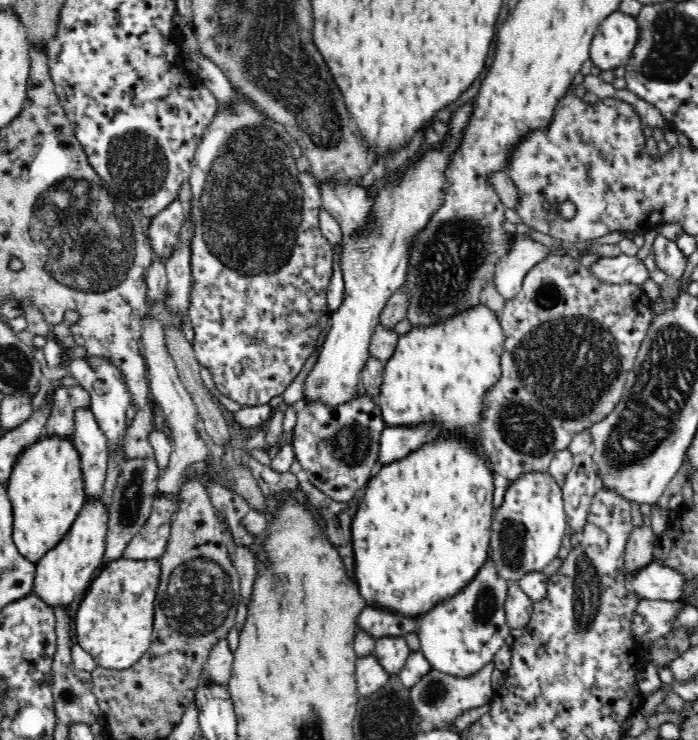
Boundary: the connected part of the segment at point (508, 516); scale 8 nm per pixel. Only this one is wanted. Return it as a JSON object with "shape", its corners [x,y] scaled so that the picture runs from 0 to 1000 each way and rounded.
{"shape":[[[788,636],[752,638],[731,650],[718,684],[709,689],[702,722],[702,754],[719,780],[741,785],[756,772],[777,772],[794,757],[811,722],[807,678],[805,658]]]}

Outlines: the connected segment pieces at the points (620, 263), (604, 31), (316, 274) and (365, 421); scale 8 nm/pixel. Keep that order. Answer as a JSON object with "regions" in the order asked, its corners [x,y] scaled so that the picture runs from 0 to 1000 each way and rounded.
{"regions":[[[[894,343],[883,349],[860,347],[841,361],[844,373],[862,384],[911,384],[920,386],[928,377],[928,366],[921,354],[910,346]]],[[[883,12],[860,28],[847,54],[844,78],[862,96],[895,89],[917,51],[917,34],[910,22]]],[[[342,132],[344,141],[325,154],[322,146],[312,146],[312,154],[295,178],[289,181],[289,189],[284,195],[278,214],[278,224],[271,238],[275,250],[275,285],[272,295],[279,301],[278,322],[275,322],[275,355],[274,355],[274,391],[271,395],[269,420],[275,439],[278,441],[278,454],[274,457],[279,482],[289,497],[301,503],[304,516],[318,535],[330,538],[332,543],[340,543],[345,549],[370,549],[385,545],[393,535],[407,530],[407,526],[418,516],[420,511],[430,503],[430,497],[453,465],[453,457],[466,446],[468,435],[477,424],[470,418],[467,407],[467,389],[473,381],[476,370],[476,355],[479,339],[470,323],[460,314],[458,284],[461,284],[461,264],[456,258],[456,250],[448,242],[444,230],[444,220],[433,211],[433,204],[427,193],[410,178],[403,168],[395,168],[384,162],[365,146]]],[[[513,528],[489,547],[441,542],[426,557],[418,600],[424,622],[444,654],[479,678],[504,678],[510,665],[526,657],[543,627],[544,589],[554,573],[542,542],[527,528]]]]}

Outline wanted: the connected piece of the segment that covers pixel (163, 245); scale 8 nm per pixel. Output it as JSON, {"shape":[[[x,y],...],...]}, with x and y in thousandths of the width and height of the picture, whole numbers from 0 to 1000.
{"shape":[[[249,270],[236,284],[216,295],[212,323],[221,343],[226,343],[236,354],[246,346],[255,332],[254,319],[264,297],[264,281],[258,270]]]}

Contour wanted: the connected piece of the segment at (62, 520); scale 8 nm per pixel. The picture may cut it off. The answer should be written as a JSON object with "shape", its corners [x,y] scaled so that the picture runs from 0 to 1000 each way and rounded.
{"shape":[[[60,585],[21,618],[9,651],[20,696],[19,728],[29,749],[53,761],[87,731],[125,674],[116,616],[103,591]]]}

